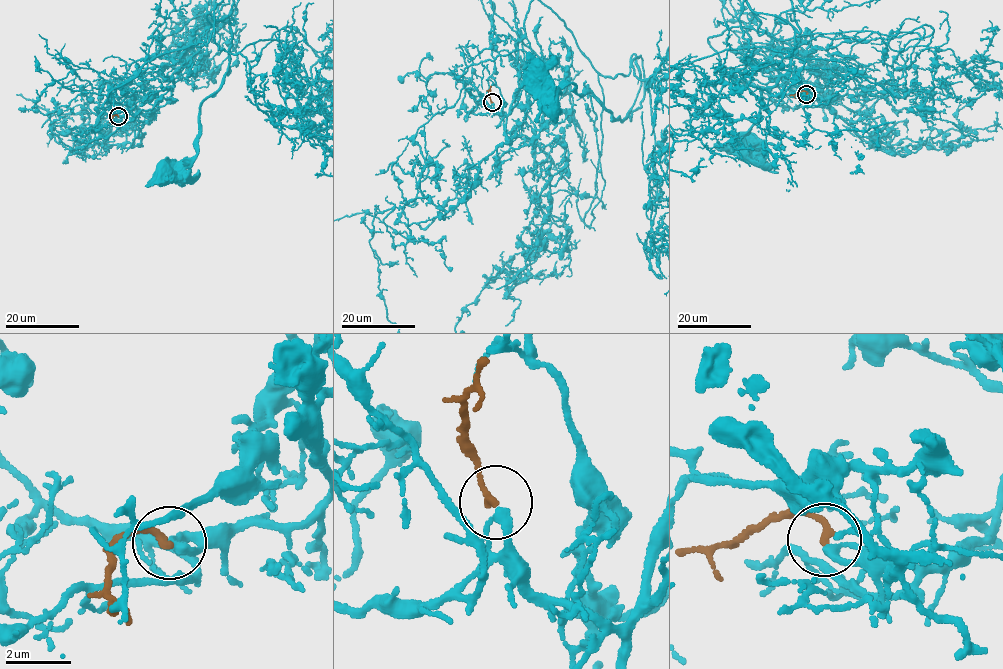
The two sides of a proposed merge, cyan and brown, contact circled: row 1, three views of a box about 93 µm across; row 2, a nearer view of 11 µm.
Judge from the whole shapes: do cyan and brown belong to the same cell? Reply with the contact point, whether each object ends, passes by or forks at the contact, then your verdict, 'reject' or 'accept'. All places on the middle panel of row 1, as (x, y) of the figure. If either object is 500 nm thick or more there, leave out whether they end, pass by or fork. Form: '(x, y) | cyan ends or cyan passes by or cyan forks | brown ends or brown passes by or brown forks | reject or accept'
(492, 102) | cyan passes by | brown ends | accept

